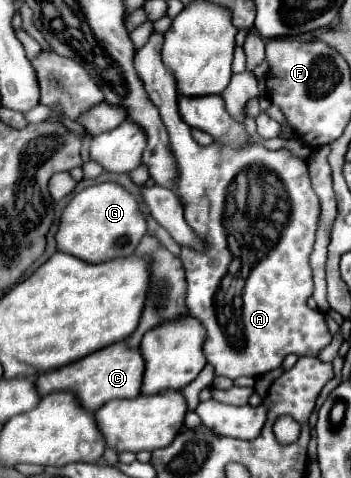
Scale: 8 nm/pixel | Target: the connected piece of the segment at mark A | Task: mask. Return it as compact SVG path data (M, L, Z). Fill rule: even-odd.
M153 33L149 37L149 41L137 51L135 55L135 69L139 71L139 77L143 79L145 83L145 89L149 93L149 99L153 101L153 105L159 109L161 113L161 119L169 131L169 139L171 139L171 149L177 157L177 163L179 163L179 191L177 195L181 197L183 201L183 207L185 207L185 219L189 223L189 227L203 239L205 247L207 247L207 253L197 253L197 251L191 251L191 249L181 249L181 261L183 261L183 269L185 269L185 281L187 281L187 293L189 293L189 299L187 299L187 309L193 317L197 317L205 329L207 329L207 341L205 341L205 355L207 355L207 361L213 365L215 369L215 375L223 375L223 377L229 377L229 379L237 379L237 377L259 377L263 373L269 373L277 367L281 367L283 359L289 355L289 353L295 353L295 355L311 355L311 357L317 357L319 351L323 347L327 347L331 343L331 335L329 335L329 329L327 329L327 323L325 323L325 317L311 309L307 305L307 299L311 297L313 293L313 279L311 279L311 267L309 267L309 255L313 251L313 243L315 243L315 231L317 231L317 217L319 217L319 197L315 195L313 187L311 187L311 181L309 181L309 173L307 173L307 163L293 157L287 149L279 149L279 151L269 151L265 149L261 143L249 143L249 145L243 145L243 147L237 147L237 149L231 149L231 147L223 147L223 145L217 145L217 143L211 143L209 147L201 147L193 141L191 137L191 127L183 123L179 111L177 111L177 87L175 87L175 79L173 75L169 73L169 69L163 65L161 61L161 47L163 47L163 33Z

